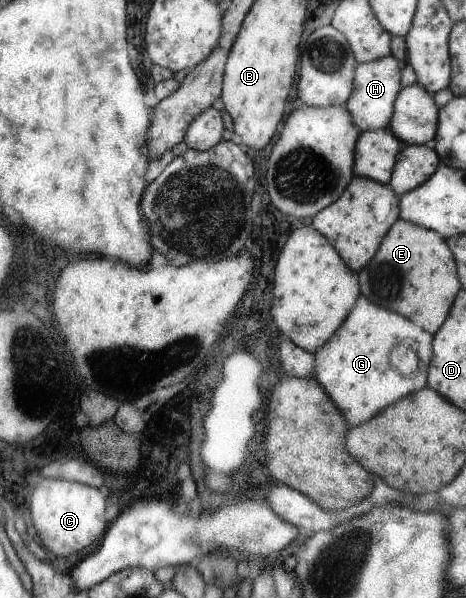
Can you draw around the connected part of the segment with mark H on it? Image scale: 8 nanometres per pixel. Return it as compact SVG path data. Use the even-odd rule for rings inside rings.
M391 53L384 58L372 62L359 63L354 77L353 94L346 101L346 108L353 117L353 122L359 129L375 131L388 126L392 116L392 106L402 86L402 63Z

